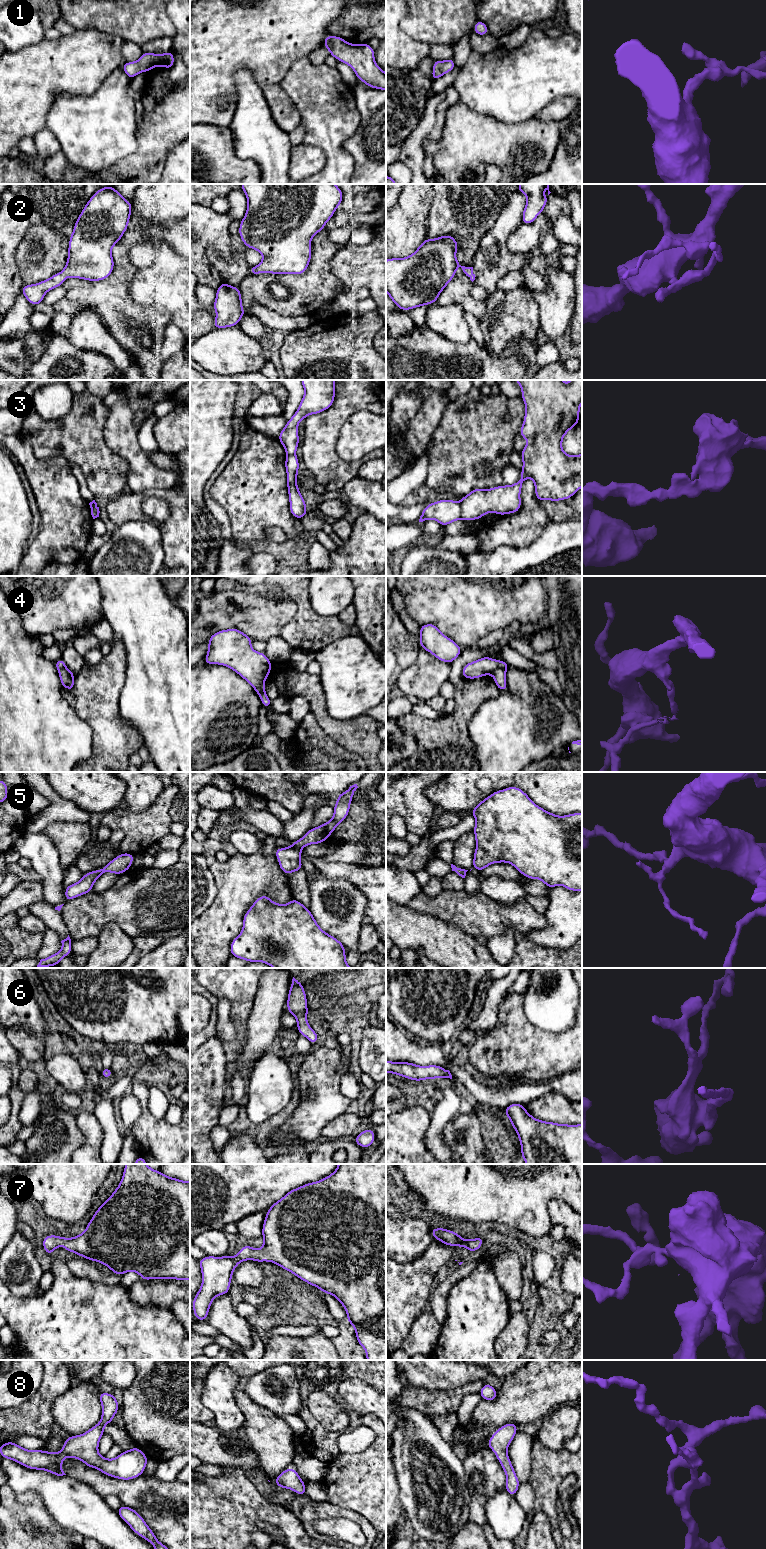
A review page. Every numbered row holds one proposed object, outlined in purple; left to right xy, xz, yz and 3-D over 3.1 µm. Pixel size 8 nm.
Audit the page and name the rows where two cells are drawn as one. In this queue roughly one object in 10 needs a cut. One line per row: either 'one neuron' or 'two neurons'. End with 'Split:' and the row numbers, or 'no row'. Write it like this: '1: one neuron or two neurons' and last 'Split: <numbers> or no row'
1: one neuron
2: one neuron
3: two neurons
4: two neurons
5: one neuron
6: one neuron
7: one neuron
8: one neuron
Split: 3, 4

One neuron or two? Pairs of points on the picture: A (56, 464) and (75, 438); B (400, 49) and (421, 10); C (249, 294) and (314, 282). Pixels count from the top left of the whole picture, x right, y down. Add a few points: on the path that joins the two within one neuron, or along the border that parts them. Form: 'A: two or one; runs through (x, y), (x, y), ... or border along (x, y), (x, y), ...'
A: two; border along (38, 458), (45, 459), (63, 456), (68, 460)
B: two; border along (408, 11), (400, 27), (413, 38), (429, 43)
C: one; runs through (265, 283), (277, 279), (298, 282)

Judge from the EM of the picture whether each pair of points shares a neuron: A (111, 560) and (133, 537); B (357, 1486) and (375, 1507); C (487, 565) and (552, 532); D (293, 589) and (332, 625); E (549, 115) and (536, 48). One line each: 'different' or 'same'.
A: same
B: same
C: same
D: same
E: different

